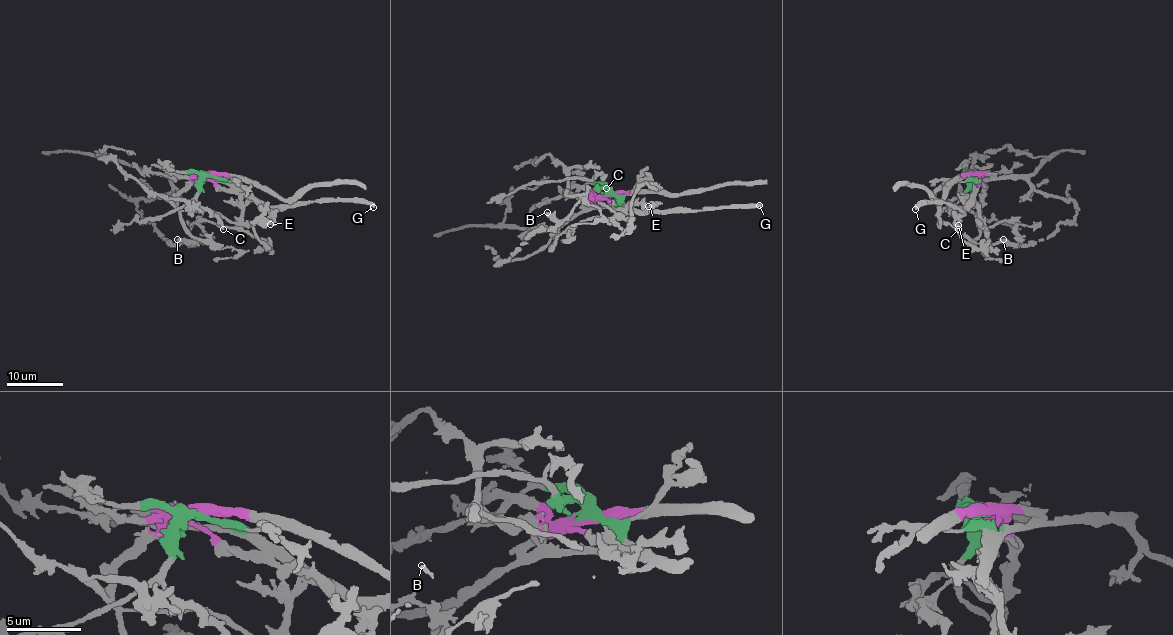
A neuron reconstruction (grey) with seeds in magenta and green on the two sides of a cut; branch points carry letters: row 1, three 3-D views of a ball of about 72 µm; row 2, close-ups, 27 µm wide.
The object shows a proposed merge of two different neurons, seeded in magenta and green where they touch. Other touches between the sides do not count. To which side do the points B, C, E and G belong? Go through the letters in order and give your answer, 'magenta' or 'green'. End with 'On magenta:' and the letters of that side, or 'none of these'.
B: magenta
C: green
E: green
G: green
On magenta: B

